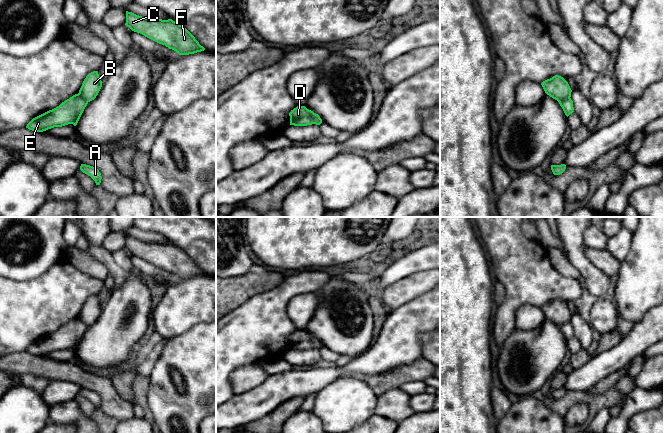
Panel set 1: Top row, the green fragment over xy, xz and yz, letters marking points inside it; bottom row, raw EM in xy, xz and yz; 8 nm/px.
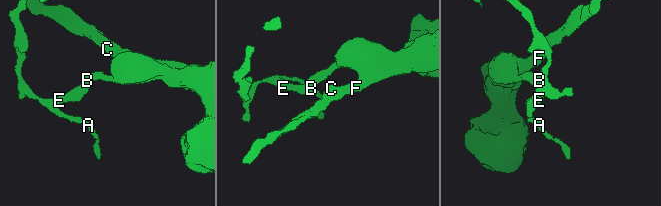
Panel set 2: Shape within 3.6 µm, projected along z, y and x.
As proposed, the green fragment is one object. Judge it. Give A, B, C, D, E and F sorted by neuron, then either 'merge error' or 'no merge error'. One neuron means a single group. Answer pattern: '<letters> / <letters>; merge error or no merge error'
A D E / B C F; merge error

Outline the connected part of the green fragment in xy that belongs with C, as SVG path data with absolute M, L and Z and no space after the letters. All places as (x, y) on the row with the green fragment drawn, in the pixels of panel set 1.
M126 11L126 23L132 31L165 45L179 55L204 51L195 37L182 25L172 19L150 19Z

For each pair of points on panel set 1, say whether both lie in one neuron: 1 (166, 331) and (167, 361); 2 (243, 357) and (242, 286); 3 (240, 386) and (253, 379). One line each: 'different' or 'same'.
1: different
2: different
3: same

